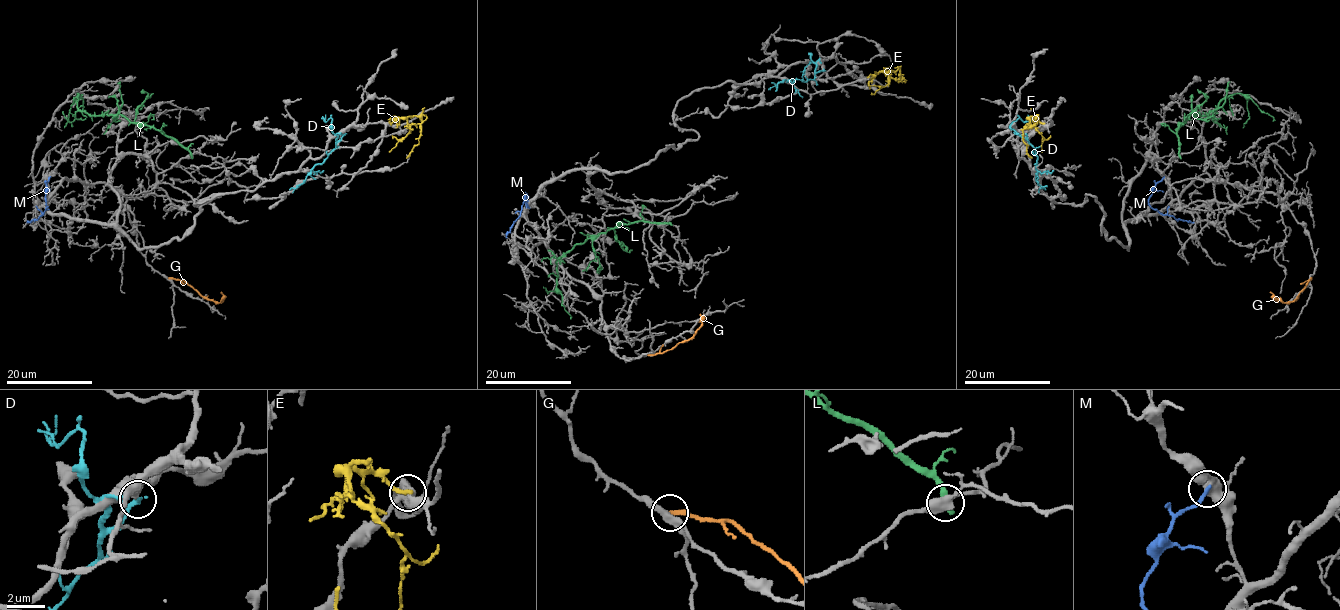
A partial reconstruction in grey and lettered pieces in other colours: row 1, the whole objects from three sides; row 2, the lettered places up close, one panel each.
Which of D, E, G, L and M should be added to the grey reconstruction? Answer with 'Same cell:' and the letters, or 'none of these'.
Same cell: none of these

